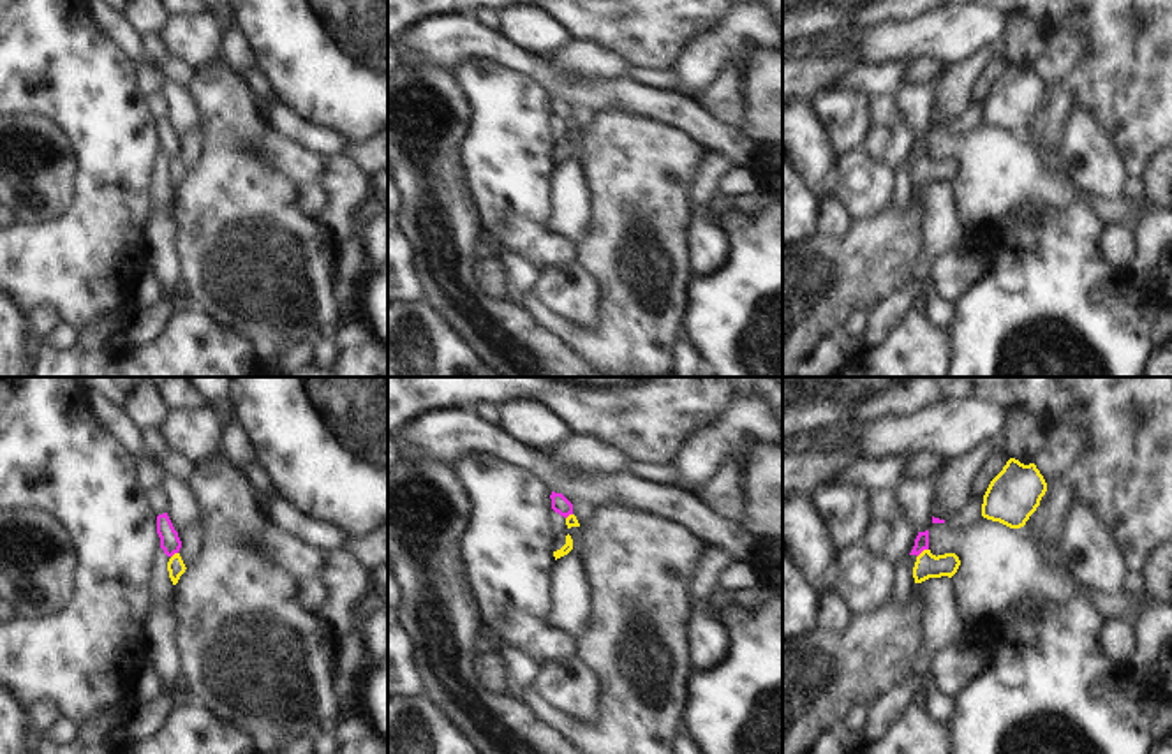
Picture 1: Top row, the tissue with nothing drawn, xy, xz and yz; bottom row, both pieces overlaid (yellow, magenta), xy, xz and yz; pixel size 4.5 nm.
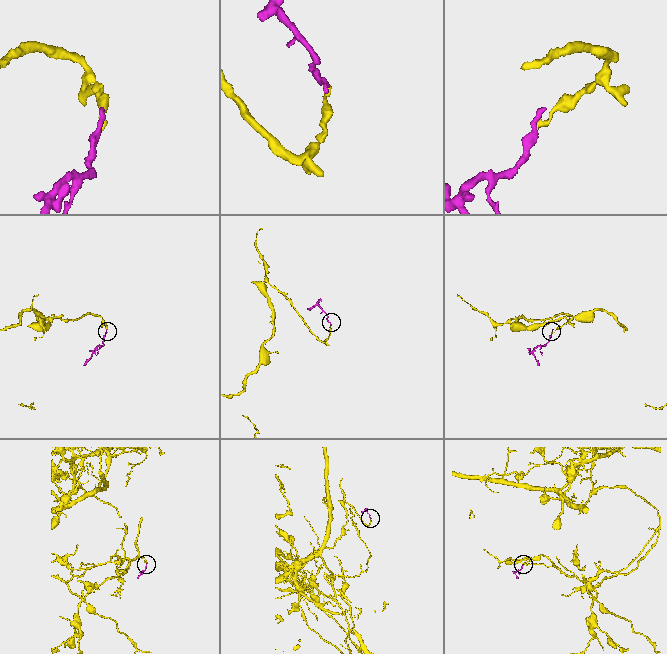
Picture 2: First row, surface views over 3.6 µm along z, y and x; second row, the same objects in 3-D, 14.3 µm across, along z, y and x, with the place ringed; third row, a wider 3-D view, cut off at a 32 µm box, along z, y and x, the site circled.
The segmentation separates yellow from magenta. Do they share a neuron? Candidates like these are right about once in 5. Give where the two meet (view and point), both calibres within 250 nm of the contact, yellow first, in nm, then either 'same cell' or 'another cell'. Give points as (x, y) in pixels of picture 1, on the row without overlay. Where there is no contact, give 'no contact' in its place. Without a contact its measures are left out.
contact yz (922, 157); calibres 110 and 60 nm; another cell

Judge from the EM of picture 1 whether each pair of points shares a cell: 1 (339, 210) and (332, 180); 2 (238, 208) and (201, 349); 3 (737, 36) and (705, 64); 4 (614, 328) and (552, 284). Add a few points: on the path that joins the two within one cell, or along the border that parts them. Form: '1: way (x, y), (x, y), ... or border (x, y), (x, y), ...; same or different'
1: way (339, 203), (339, 187); same
2: border (191, 300), (219, 326), (226, 326), (244, 339); different
3: way (730, 39), (712, 57); same
4: border (591, 275), (598, 289), (598, 323), (584, 328); different

